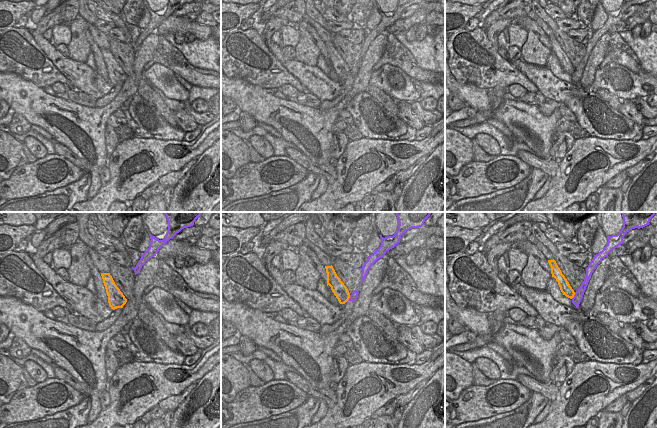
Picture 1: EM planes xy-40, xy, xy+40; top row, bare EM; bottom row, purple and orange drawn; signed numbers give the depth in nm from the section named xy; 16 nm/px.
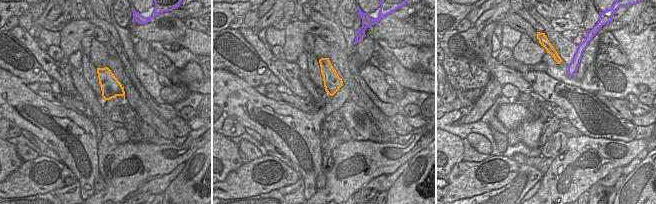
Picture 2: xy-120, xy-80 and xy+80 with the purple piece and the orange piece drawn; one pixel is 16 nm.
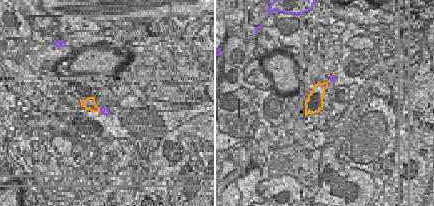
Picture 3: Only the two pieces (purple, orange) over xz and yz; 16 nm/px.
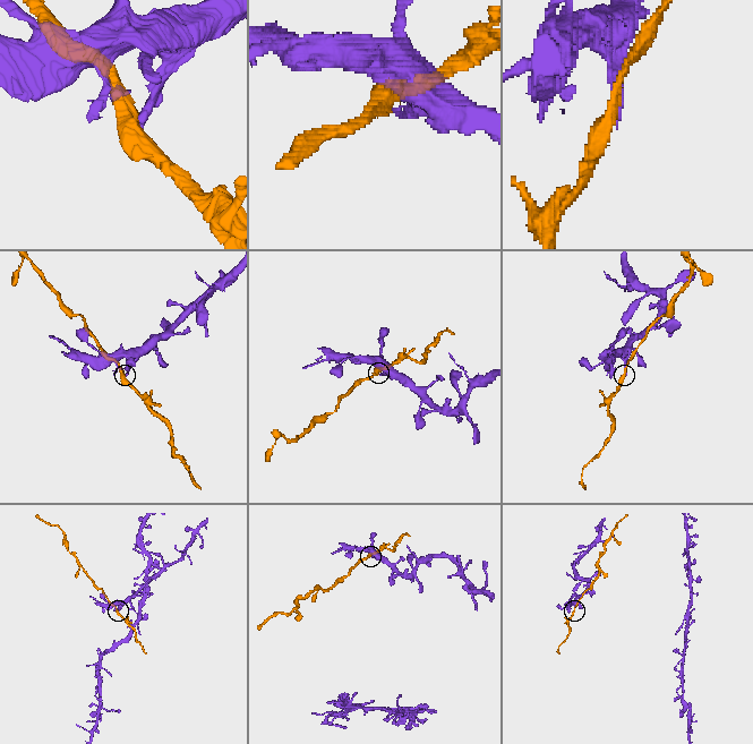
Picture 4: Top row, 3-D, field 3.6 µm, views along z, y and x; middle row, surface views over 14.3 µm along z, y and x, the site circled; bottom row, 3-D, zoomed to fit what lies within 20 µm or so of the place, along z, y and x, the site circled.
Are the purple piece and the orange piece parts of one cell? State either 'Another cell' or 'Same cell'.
Another cell

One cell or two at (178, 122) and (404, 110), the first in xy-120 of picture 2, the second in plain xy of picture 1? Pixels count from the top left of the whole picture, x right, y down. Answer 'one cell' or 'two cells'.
one cell

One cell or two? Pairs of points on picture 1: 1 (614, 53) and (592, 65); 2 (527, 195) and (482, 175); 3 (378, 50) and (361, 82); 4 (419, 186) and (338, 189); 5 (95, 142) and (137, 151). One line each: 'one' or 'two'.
1: two
2: two
3: one
4: two
5: two

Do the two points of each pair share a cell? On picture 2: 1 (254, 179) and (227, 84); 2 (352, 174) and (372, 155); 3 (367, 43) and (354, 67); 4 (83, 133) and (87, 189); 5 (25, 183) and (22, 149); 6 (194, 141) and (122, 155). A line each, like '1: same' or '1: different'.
1: different
2: same
3: same
4: same
5: different
6: same

